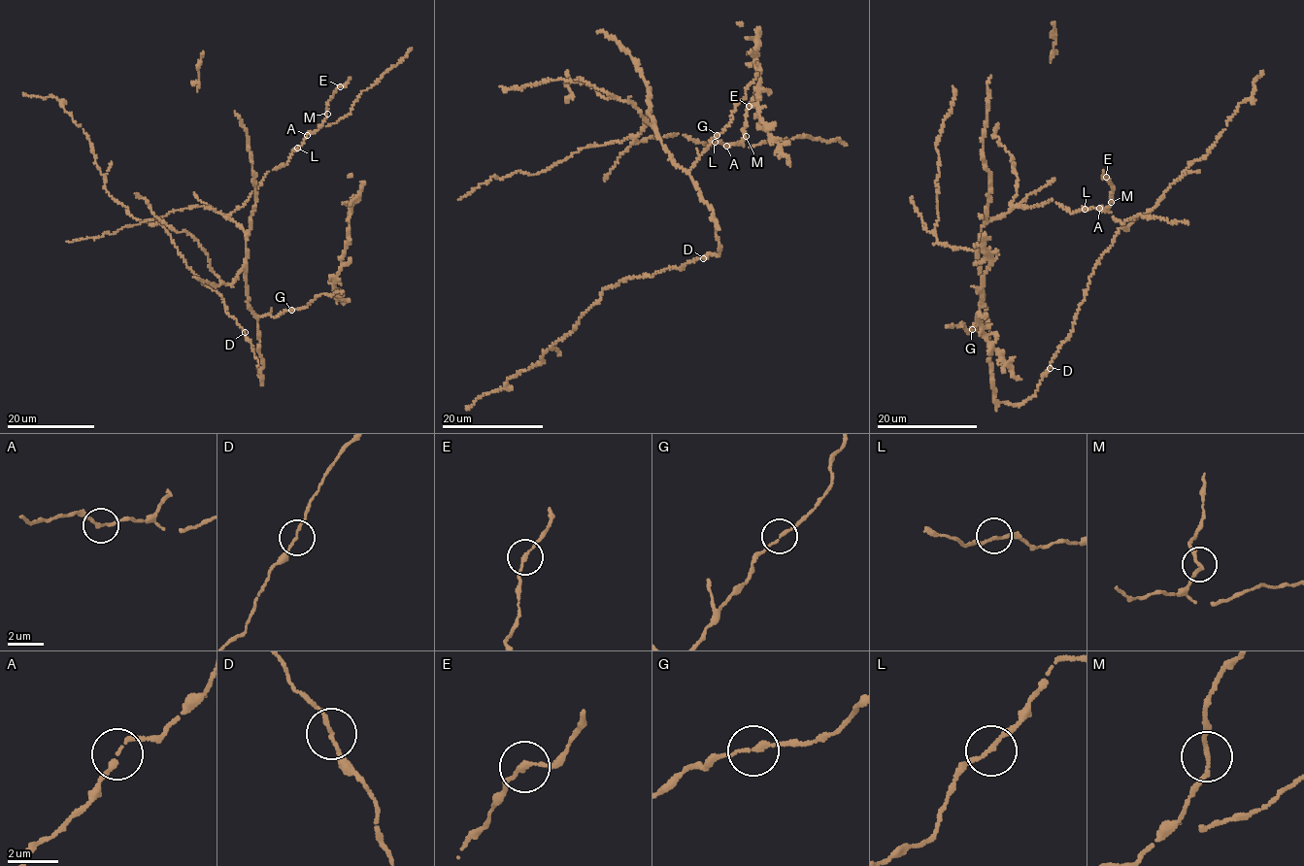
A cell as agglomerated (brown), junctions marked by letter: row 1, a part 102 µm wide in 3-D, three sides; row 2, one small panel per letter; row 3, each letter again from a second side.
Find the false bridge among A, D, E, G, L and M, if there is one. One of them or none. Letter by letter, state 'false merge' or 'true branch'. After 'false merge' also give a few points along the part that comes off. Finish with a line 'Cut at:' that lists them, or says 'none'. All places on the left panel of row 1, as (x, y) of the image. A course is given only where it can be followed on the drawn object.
A: true branch
D: true branch
E: true branch
G: true branch
L: true branch
M: true branch
Cut at: none

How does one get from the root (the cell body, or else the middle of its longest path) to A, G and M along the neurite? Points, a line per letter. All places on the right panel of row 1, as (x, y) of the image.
A: (991, 373), (989, 325), (978, 258), (981, 227), (1014, 207), (1039, 207), (1053, 200), (1072, 213), (1098, 208)
G: (991, 373), (989, 326), (971, 329)
M: (991, 373), (978, 258), (981, 227), (1019, 206), (1053, 200), (1072, 213), (1102, 212), (1111, 202)

